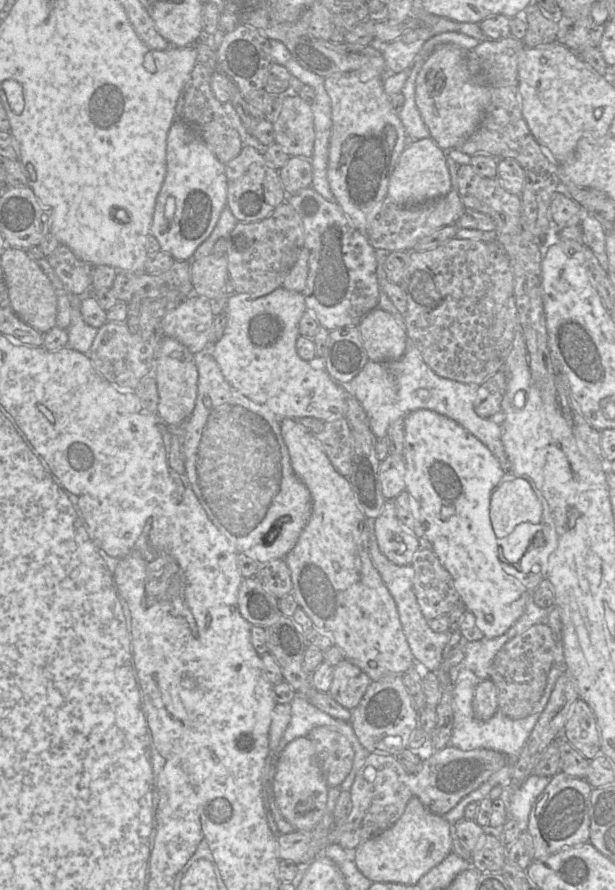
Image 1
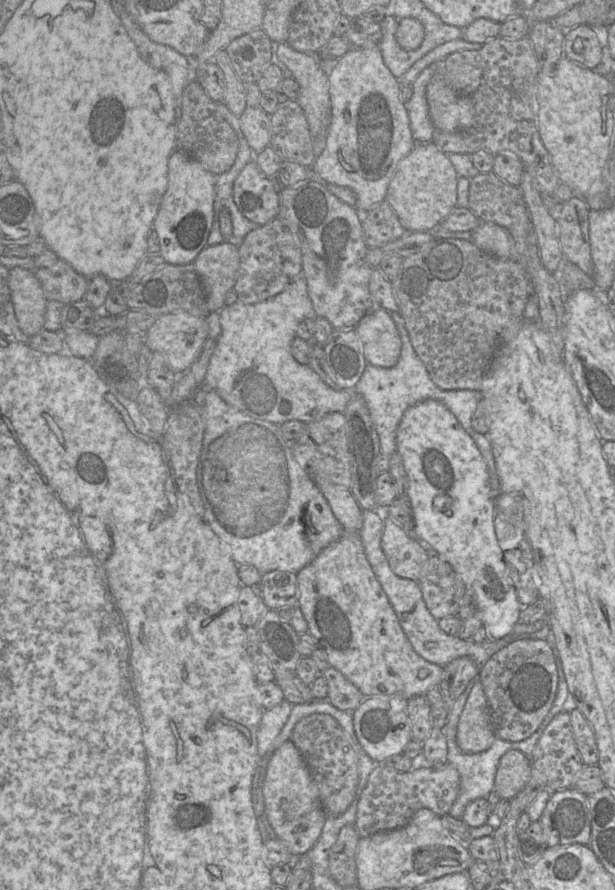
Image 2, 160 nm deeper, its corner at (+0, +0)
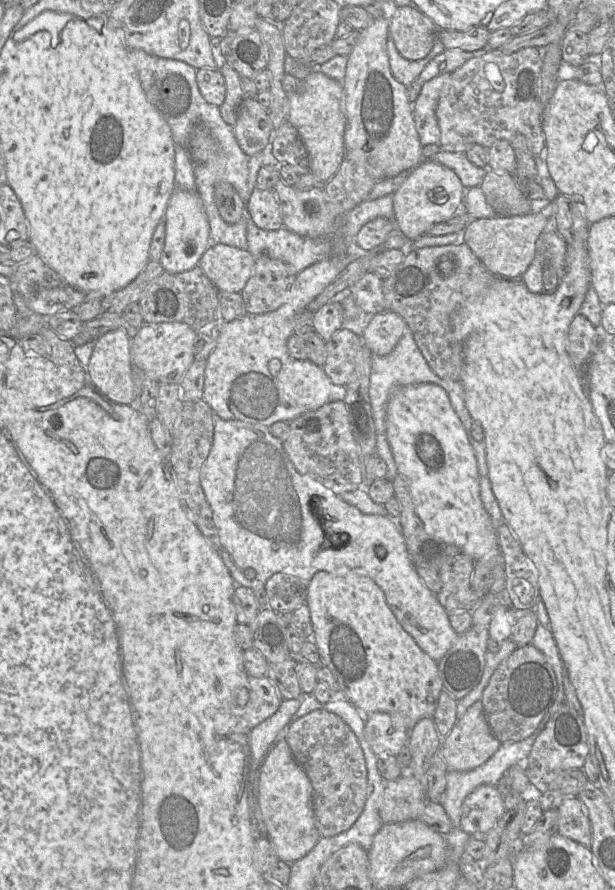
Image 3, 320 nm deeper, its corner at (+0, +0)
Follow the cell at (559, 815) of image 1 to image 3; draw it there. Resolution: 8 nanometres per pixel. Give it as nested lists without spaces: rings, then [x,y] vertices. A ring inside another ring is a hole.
[[[562,796],[557,805],[558,831],[586,847],[592,844],[592,828],[583,803],[578,796]]]

